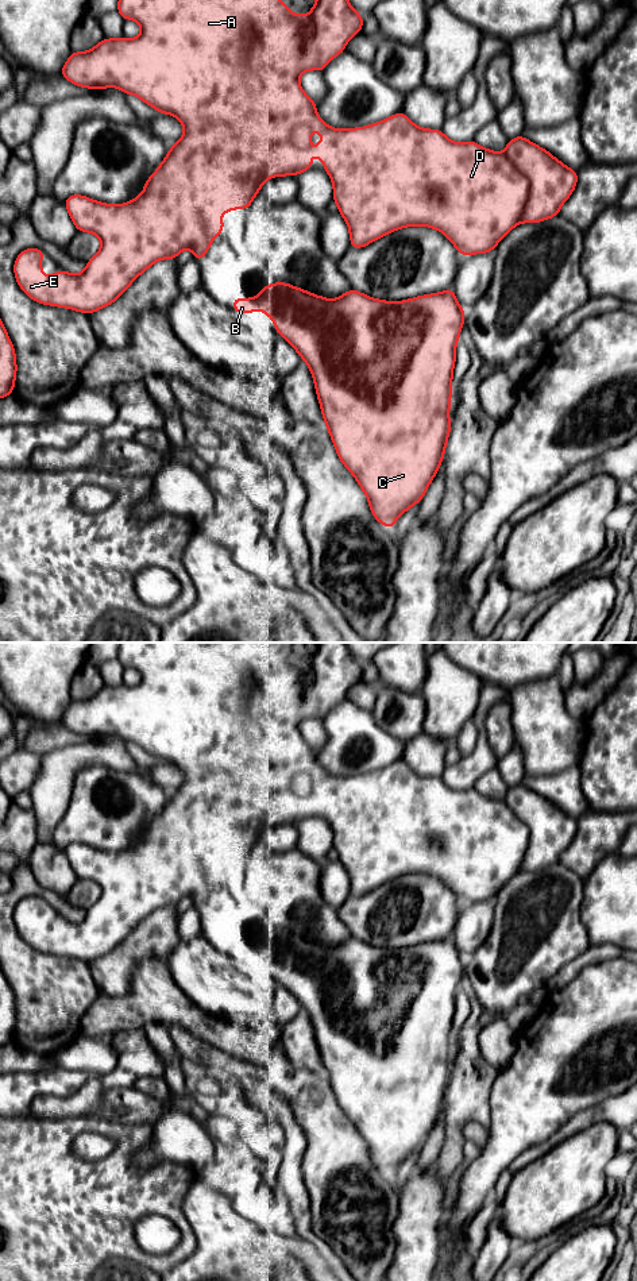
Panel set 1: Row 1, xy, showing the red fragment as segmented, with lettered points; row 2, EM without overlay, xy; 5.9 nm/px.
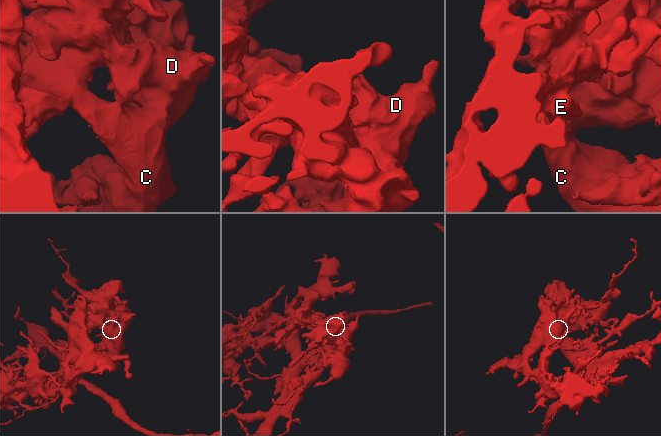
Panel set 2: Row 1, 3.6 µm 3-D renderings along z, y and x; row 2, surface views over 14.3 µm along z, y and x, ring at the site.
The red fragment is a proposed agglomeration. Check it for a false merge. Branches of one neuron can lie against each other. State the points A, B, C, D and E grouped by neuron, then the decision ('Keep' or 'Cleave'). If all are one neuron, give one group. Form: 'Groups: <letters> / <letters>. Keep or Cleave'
Groups: A B C D E. Keep

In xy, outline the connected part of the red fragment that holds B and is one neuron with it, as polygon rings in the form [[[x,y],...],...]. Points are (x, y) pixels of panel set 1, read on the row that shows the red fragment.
[[[277,282],[262,288],[259,296],[255,298],[232,298],[232,309],[240,315],[252,313],[254,310],[265,310],[266,316],[274,320],[277,332],[287,340],[287,344],[292,346],[300,354],[301,359],[309,366],[324,423],[329,431],[329,436],[335,444],[335,449],[340,462],[345,466],[345,468],[350,470],[352,476],[358,481],[360,489],[364,491],[370,510],[375,520],[389,529],[393,529],[397,518],[402,513],[405,513],[413,505],[421,502],[428,486],[433,481],[444,459],[451,431],[449,406],[453,386],[452,373],[456,362],[455,350],[466,315],[466,310],[459,305],[455,297],[453,288],[445,292],[418,296],[405,301],[394,302],[377,300],[354,289],[345,292],[337,298],[328,300],[293,285]]]

